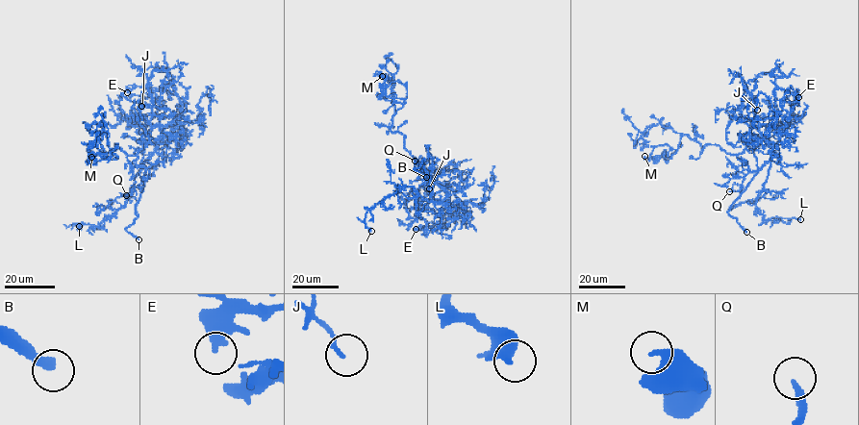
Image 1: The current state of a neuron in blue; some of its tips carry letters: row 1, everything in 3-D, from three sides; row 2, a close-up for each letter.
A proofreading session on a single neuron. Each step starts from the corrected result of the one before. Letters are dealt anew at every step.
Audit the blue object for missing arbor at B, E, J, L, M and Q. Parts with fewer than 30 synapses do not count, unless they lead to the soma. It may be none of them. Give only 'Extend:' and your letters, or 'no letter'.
Extend: B, Q

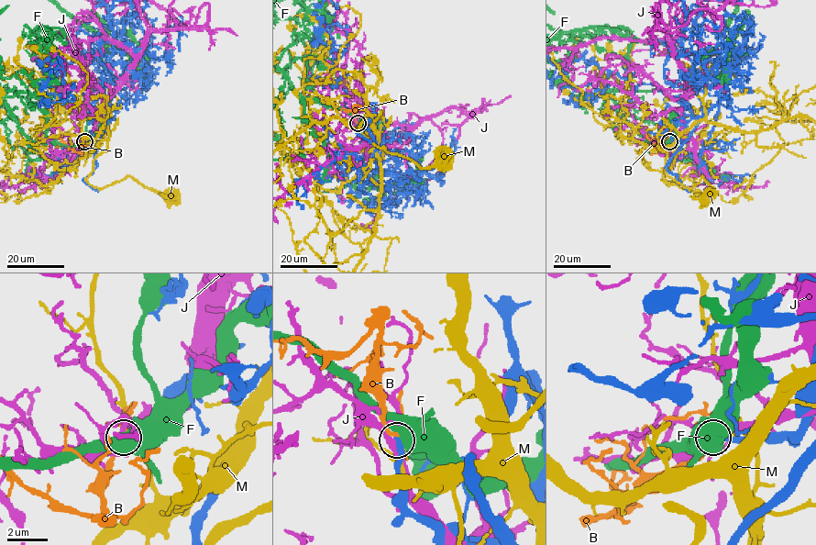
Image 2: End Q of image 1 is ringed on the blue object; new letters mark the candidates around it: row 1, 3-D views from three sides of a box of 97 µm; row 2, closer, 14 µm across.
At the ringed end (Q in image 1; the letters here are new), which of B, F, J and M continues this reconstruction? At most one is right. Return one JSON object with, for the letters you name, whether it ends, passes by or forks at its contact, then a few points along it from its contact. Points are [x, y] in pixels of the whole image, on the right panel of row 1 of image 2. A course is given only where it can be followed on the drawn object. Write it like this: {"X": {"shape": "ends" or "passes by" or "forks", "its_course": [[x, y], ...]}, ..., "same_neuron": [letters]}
{"same_neuron": []}

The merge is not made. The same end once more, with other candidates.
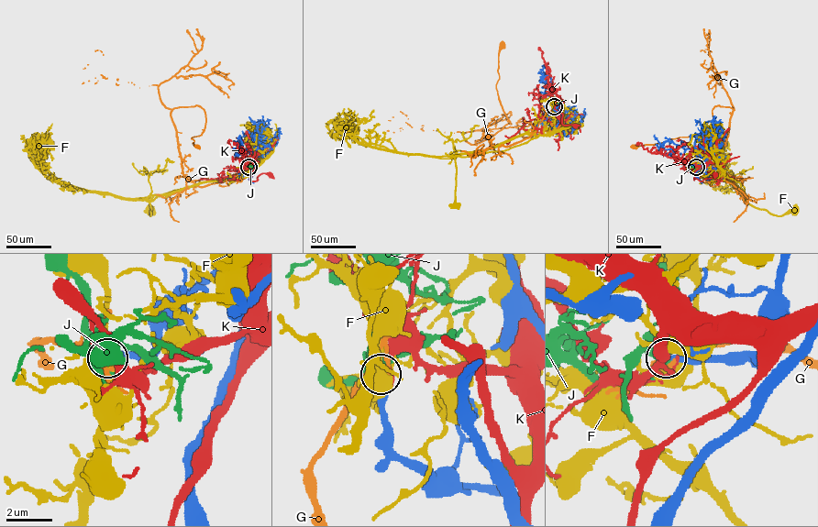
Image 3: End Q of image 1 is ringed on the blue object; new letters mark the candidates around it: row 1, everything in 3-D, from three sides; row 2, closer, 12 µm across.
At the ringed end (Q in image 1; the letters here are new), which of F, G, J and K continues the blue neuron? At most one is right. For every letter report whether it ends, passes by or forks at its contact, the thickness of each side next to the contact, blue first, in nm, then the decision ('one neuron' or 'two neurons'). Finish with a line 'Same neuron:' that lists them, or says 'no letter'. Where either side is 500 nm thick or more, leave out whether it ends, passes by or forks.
F: 400 nm thick on the blue side, 550 nm on the other; two neurons
G: it ends there; 360 nm thick on the blue side, 140 nm on the other; two neurons
J: it forks there; 320 nm thick on the blue side, 320 nm on the other; one neuron
K: it ends there; 360 nm thick on the blue side, 100 nm on the other; two neurons
Same neuron: J

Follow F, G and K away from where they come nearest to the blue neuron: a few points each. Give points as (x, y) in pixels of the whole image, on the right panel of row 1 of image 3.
F: (697, 167), (694, 169), (704, 176), (720, 170), (740, 184), (745, 201), (757, 208), (778, 215), (794, 211)
G: (696, 167), (715, 171), (735, 187), (719, 160), (731, 107), (715, 106), (712, 126), (702, 136), (635, 146)
K: (696, 167), (700, 168), (694, 177), (700, 181), (714, 174)

